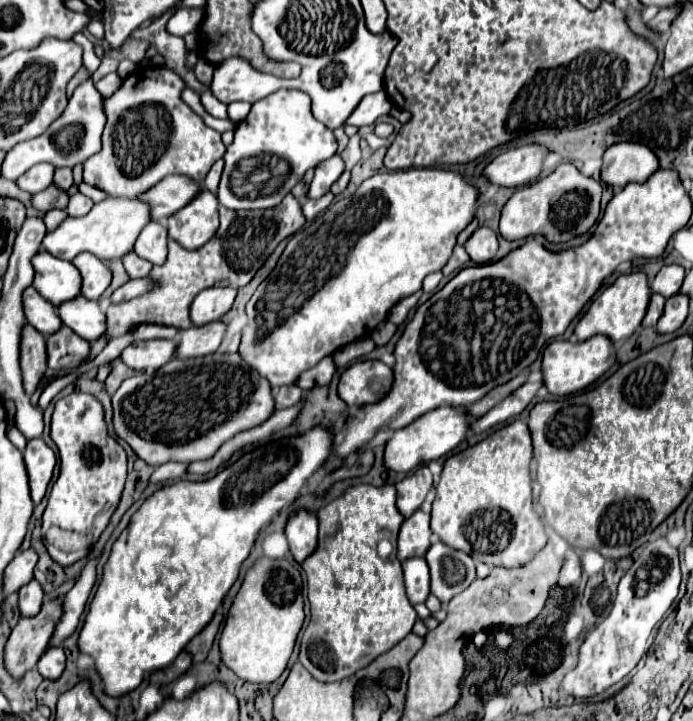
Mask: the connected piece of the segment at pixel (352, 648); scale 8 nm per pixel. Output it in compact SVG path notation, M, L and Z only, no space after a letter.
M356 484L344 490L342 496L326 504L318 510L320 518L320 534L318 534L318 546L302 562L302 568L308 576L308 600L310 600L310 624L302 636L300 644L300 656L304 668L316 678L324 682L342 680L346 676L352 676L356 670L366 668L374 658L388 652L402 640L406 634L412 632L412 626L416 622L416 610L406 598L404 590L404 576L402 566L396 558L396 552L392 552L388 558L380 558L376 552L376 544L386 538L396 546L398 530L404 522L404 516L396 508L396 488L392 484L386 486L370 486L370 484Z

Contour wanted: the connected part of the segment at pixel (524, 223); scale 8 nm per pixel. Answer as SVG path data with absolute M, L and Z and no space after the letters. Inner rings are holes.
M572 162L560 164L546 178L536 180L524 188L518 188L502 208L500 234L506 240L522 240L528 236L542 236L550 244L566 244L578 236L590 232L600 218L602 184L584 176ZM576 190L576 200L574 192Z

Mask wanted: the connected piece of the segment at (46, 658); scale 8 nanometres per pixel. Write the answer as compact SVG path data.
M50 646L50 648L46 648L46 652L40 656L40 660L38 660L38 664L36 664L36 668L38 668L38 672L46 678L46 680L56 680L60 674L62 674L62 670L64 670L64 650L62 650L62 646Z

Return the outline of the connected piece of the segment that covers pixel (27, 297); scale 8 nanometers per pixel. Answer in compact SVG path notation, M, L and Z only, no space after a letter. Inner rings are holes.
M32 286L24 290L22 306L24 306L26 322L32 324L40 334L50 336L50 332L56 332L62 326L56 308L48 300L44 300Z

